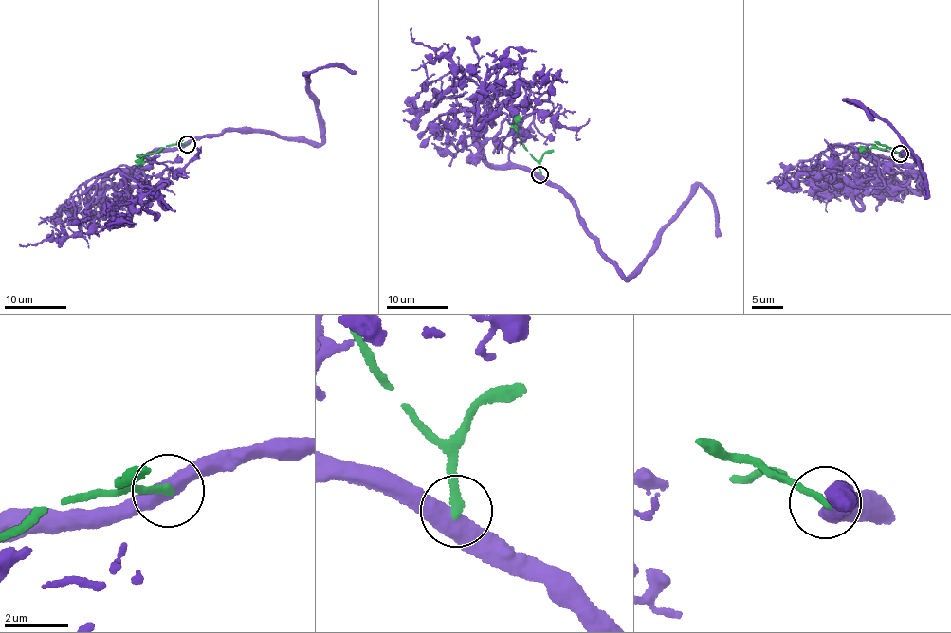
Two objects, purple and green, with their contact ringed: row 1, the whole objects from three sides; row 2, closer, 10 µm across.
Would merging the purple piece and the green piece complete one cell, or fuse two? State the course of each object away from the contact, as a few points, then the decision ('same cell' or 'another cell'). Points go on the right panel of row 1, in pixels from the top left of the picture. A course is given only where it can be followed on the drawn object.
course purple (900, 153), (919, 160), (926, 196), (926, 173), (895, 129), (846, 100), (863, 104), (874, 119); course green (900, 153), (889, 147), (857, 147); another cell

